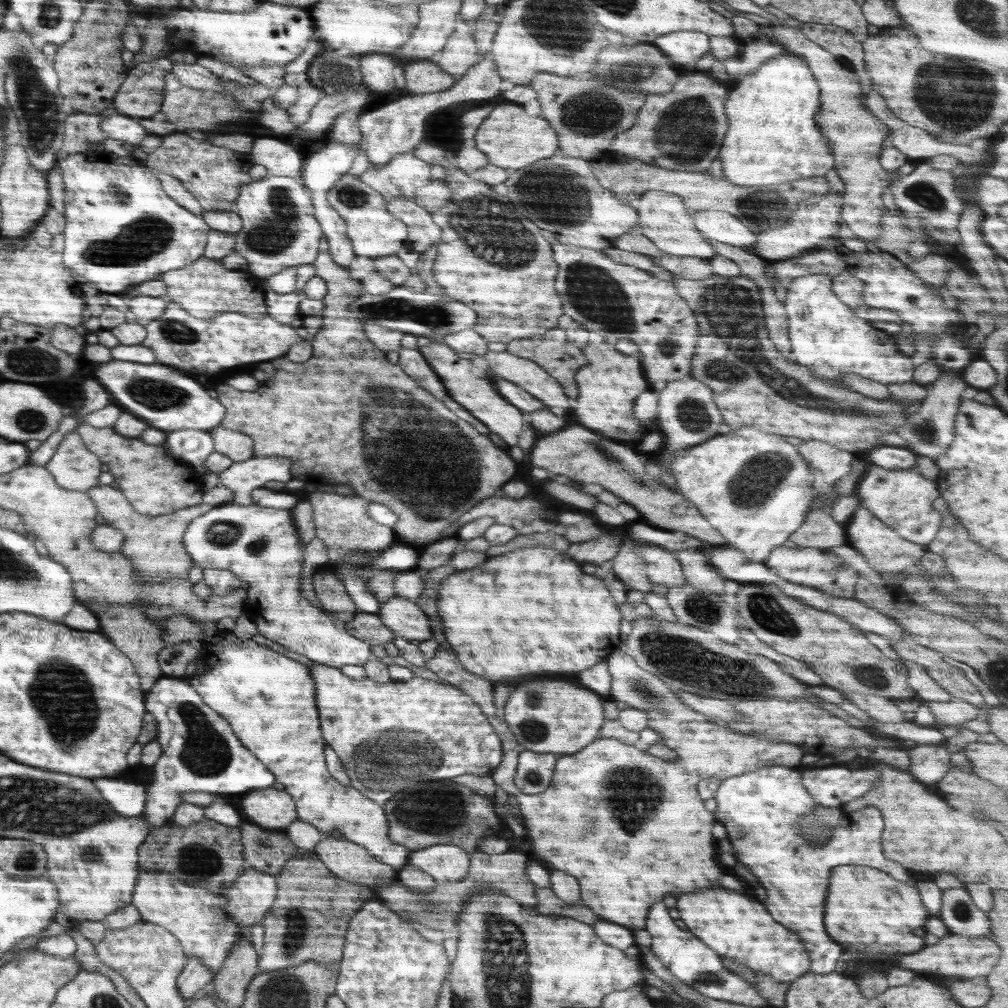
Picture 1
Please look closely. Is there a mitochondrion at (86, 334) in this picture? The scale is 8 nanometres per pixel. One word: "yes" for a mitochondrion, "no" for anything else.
no

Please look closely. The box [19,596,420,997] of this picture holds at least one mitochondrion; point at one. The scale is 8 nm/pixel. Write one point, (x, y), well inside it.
(60, 693)

